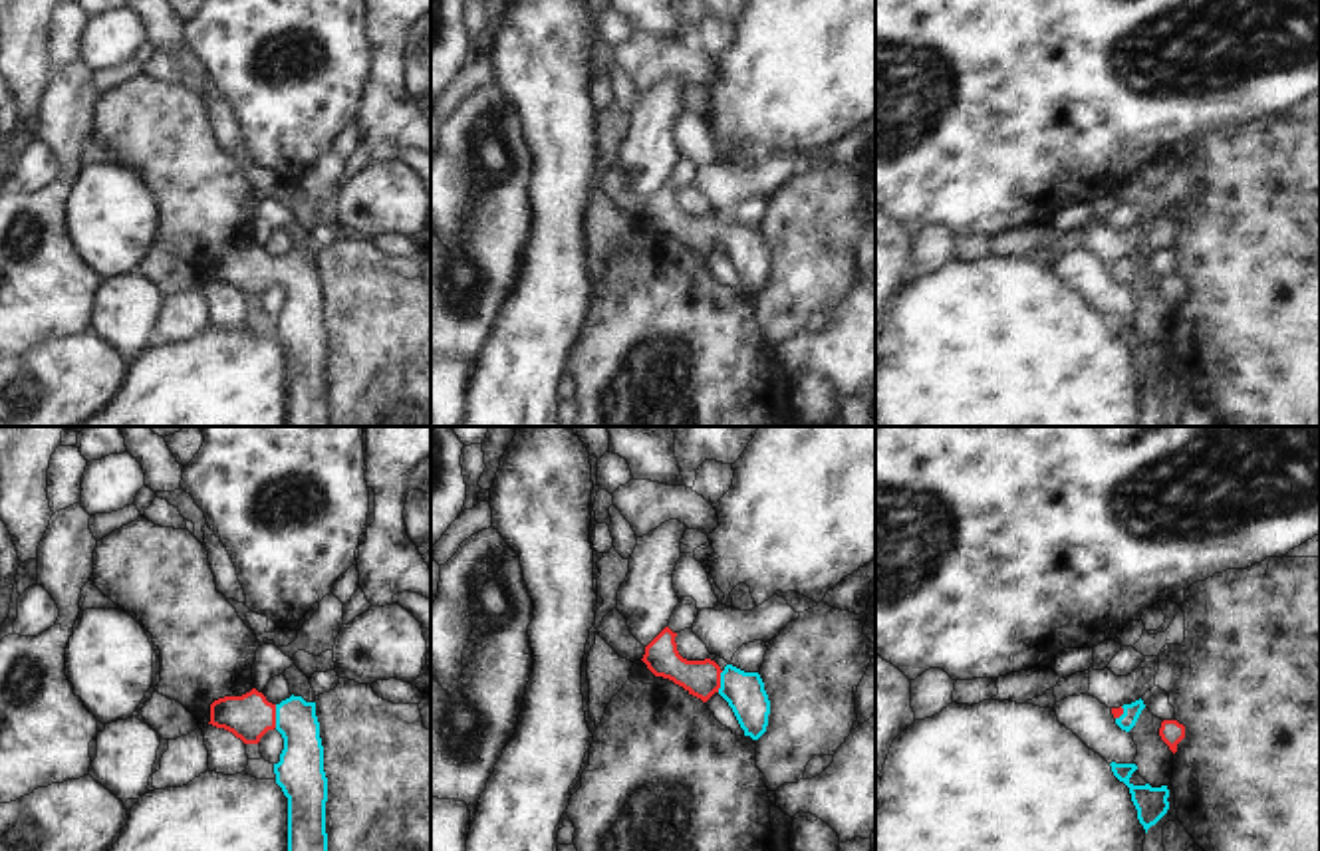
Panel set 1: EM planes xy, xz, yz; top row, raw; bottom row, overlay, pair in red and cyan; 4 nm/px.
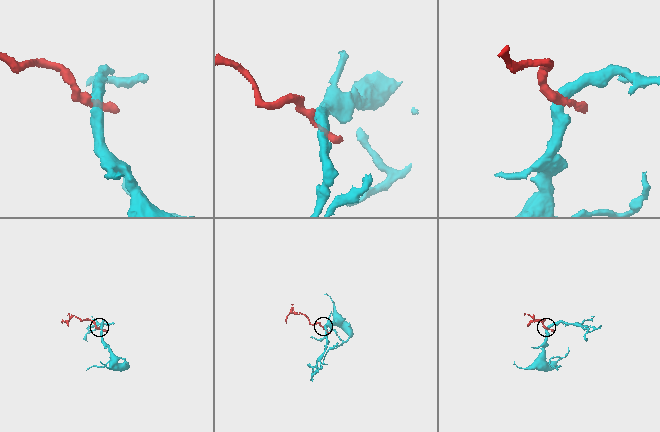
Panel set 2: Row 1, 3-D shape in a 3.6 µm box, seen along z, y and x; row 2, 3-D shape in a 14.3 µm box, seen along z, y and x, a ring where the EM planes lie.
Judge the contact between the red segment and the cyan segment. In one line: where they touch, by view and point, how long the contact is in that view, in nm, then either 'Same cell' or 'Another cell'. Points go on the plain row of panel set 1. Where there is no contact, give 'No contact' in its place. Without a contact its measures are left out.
Touches red at xy (274, 272). Shared border 100 nm. Same cell.

